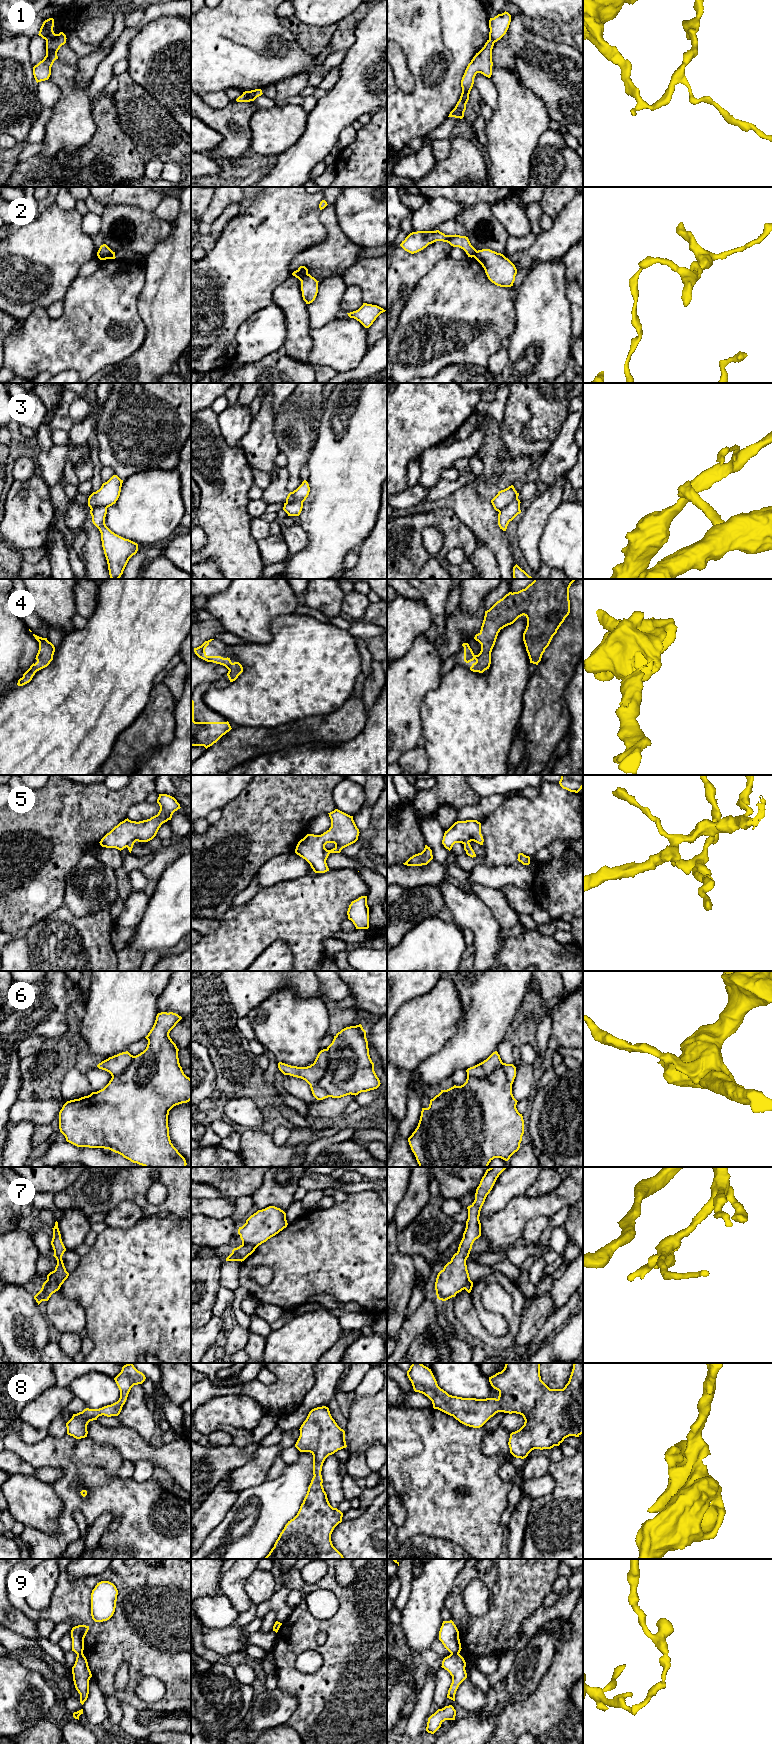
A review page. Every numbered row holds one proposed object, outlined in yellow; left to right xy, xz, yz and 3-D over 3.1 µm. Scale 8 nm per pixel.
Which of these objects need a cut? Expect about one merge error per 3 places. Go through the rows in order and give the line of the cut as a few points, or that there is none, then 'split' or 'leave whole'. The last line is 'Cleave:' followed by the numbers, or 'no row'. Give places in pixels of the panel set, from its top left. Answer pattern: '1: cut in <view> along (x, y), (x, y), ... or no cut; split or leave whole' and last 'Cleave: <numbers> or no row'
1: cut in xy along (57, 34), (46, 41); split
2: cut in xz along (307, 273), (300, 280); split
3: cut in yz along (517, 498), (498, 511); split
4: no cut; leave whole
5: cut in yz along (468, 842), (464, 844); split
6: cut in yz along (467, 1075), (483, 1078), (500, 1066), (506, 1078), (512, 1083); split
7: cut in xz along (242, 1243), (255, 1248); split
8: no cut; leave whole
9: cut in yz along (451, 1653), (458, 1654); split
Cleave: 1, 2, 3, 5, 6, 7, 9

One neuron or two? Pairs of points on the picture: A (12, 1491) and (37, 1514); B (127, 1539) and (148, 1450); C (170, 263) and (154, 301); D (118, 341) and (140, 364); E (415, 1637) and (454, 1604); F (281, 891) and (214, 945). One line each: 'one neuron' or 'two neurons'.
A: one neuron
B: two neurons
C: one neuron
D: two neurons
E: two neurons
F: one neuron

